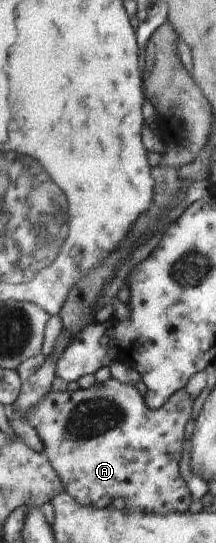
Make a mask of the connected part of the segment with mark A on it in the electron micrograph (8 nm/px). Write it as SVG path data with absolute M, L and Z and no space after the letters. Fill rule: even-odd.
M110 377L103 383L95 382L91 387L87 389L78 389L76 391L50 391L33 409L28 412L26 420L32 428L38 431L39 437L42 439L45 449L44 453L47 454L49 461L54 466L54 470L61 477L61 481L65 483L65 491L77 499L82 506L90 506L93 502L100 500L102 496L113 496L118 498L124 496L126 498L125 504L126 511L150 511L151 513L168 514L173 512L188 511L191 504L190 491L182 479L180 472L178 471L178 464L182 458L182 444L184 444L185 433L188 428L186 422L190 420L192 414L194 398L185 392L184 389L176 391L164 404L157 409L150 408L144 400L144 397L140 395L137 387L129 383L122 383L118 379Z

